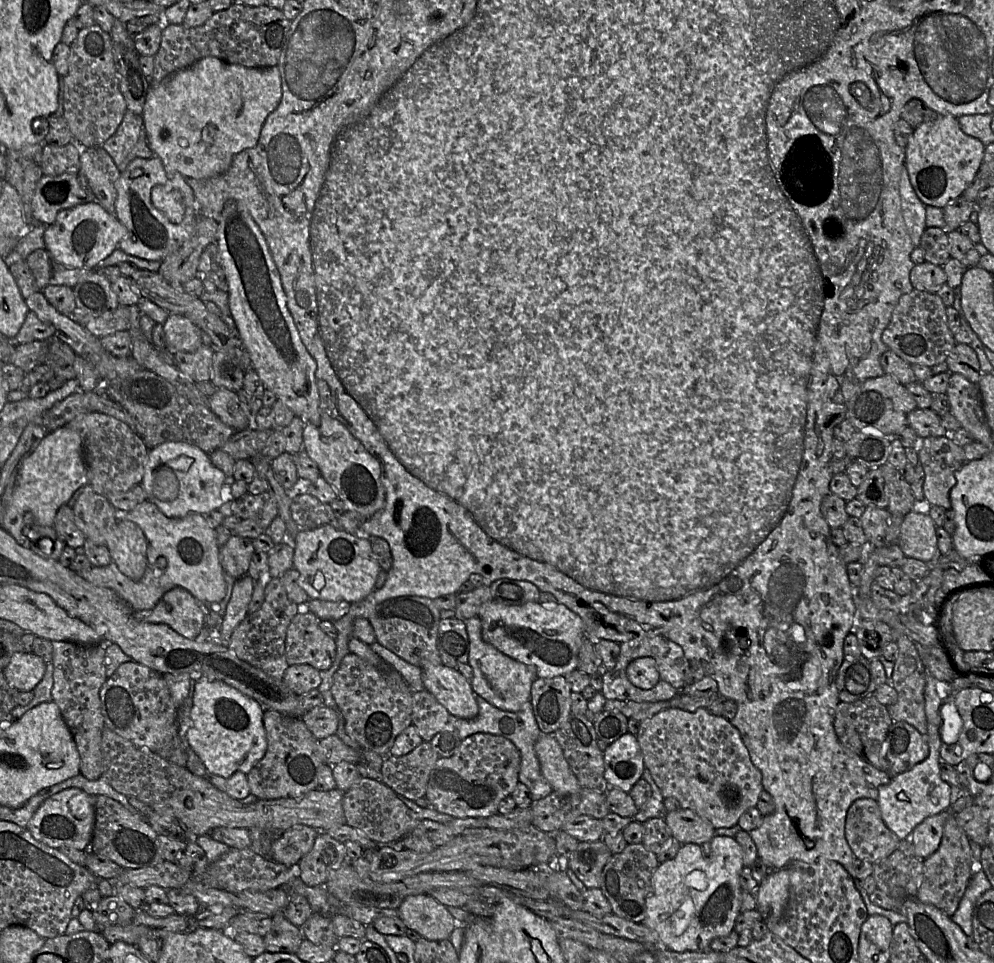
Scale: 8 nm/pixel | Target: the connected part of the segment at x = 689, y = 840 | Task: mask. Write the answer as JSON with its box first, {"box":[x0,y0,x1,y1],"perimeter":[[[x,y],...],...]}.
{"box":[663,809,716,844],"perimeter":[[[691,809],[666,812],[663,818],[671,836],[681,844],[703,844],[715,836],[716,828]]]}

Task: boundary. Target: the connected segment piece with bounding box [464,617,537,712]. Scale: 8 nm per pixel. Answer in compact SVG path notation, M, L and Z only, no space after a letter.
M479 617L464 620L469 636L469 660L473 677L470 681L473 691L493 706L510 712L519 711L531 698L531 685L537 678L533 666L519 662L500 652L482 637Z

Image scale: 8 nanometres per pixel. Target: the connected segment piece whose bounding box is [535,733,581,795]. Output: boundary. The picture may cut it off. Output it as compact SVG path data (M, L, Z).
M542 733L539 736L535 743L535 752L540 763L541 773L550 783L553 791L568 795L576 793L581 788L553 733Z

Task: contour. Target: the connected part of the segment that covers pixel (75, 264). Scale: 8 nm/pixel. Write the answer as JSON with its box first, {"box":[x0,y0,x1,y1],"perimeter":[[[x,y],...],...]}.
{"box":[44,202,127,270],"perimeter":[[[98,202],[77,205],[58,213],[55,222],[44,234],[45,249],[60,264],[77,269],[95,270],[127,235],[126,227]]]}

